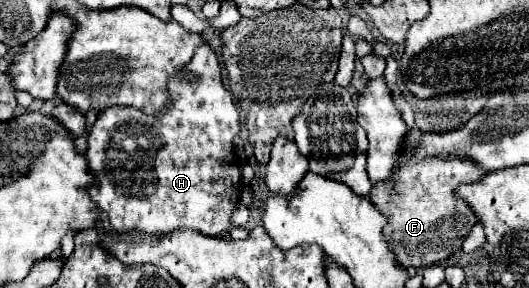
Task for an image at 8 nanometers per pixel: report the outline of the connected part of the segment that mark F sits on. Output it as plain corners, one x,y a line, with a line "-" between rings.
405,155
405,163
395,171
395,183
397,185
375,185
369,193
375,207
387,217
387,225
383,229
383,235
387,239
389,249
395,253
399,265
403,267
429,267
435,263
447,261
457,249
461,249
467,233
473,229
473,225
479,221
473,209
457,195
459,183
471,183
479,181
487,175
487,171
477,165
475,161
467,157
413,157

